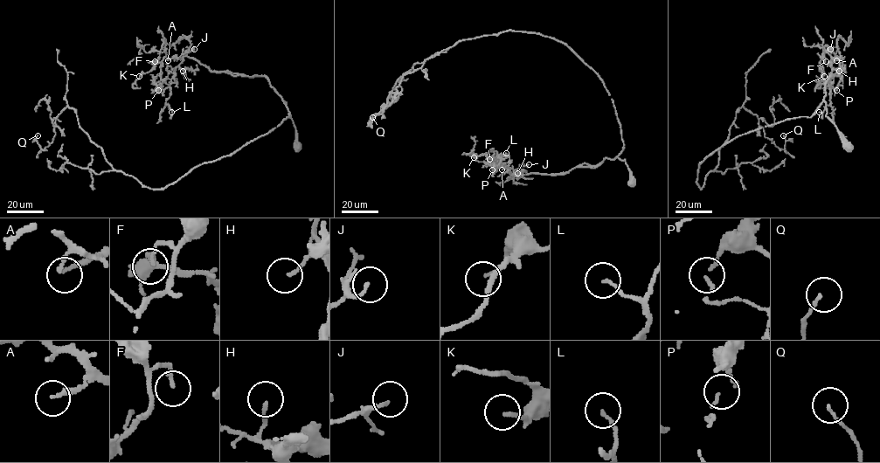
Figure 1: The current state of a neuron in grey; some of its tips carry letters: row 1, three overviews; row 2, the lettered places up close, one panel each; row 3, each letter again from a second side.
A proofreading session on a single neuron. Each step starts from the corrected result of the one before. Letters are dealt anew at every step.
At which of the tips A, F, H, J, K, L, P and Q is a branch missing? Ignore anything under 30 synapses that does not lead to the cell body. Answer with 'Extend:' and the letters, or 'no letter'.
Extend: A

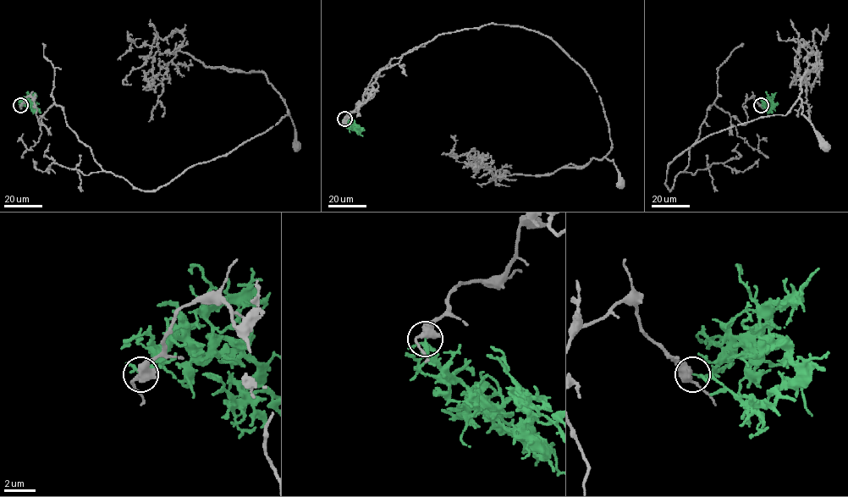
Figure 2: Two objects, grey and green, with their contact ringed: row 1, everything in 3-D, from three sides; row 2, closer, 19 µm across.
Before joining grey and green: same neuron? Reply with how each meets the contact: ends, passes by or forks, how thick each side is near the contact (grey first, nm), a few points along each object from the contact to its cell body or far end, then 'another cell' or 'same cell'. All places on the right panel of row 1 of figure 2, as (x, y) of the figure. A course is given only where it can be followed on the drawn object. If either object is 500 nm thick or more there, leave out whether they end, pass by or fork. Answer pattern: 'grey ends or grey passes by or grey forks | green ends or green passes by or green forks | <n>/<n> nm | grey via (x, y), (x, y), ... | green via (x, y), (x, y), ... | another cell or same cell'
550/190 nm | grey via (760, 105), (742, 105), (745, 125), (710, 105), (670, 190), (679, 155), (799, 98), (826, 146) | green via (760, 105), (766, 102), (772, 102), (769, 108), (762, 106) | another cell

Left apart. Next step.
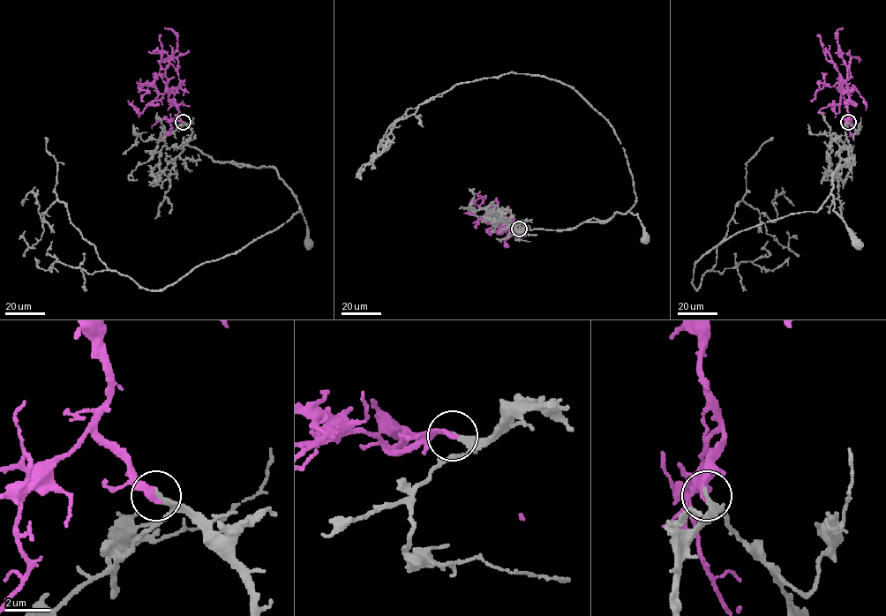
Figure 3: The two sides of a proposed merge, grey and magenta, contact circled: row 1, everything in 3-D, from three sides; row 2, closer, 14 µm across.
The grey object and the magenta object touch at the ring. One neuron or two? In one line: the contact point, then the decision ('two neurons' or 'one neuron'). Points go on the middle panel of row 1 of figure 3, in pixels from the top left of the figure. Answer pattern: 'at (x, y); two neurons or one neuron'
at (519, 229); one neuron

